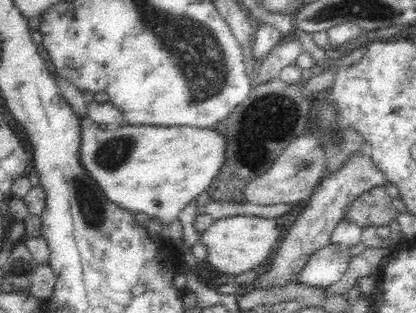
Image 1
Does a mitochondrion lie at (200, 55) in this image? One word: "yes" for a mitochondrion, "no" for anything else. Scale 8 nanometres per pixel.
yes

